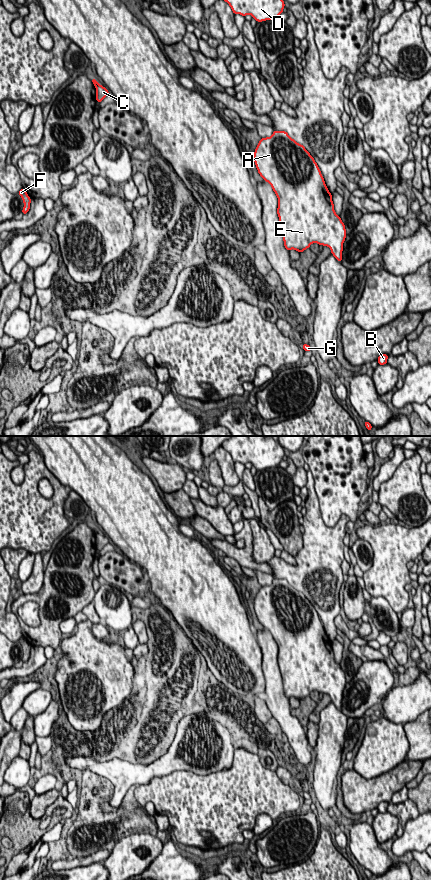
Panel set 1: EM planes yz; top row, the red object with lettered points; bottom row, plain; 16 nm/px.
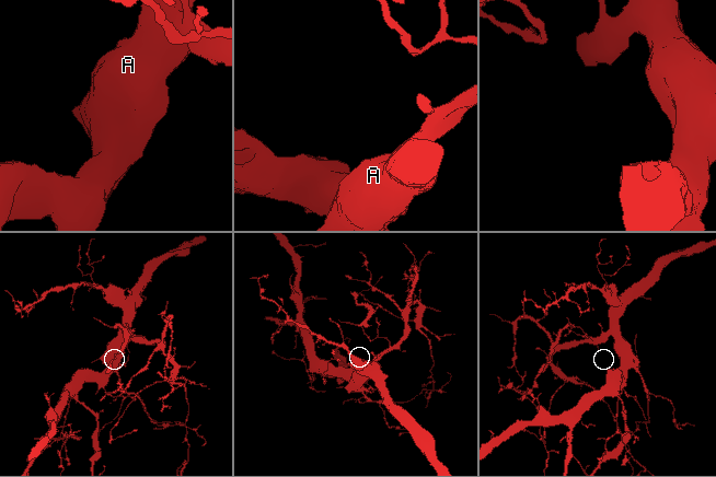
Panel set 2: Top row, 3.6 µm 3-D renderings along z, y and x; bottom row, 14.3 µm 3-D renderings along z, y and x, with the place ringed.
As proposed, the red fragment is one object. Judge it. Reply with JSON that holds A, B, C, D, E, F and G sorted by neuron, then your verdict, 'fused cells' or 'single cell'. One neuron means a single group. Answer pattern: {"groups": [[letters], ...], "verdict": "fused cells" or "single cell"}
{"groups": [["A", "B", "C", "D", "E", "G"], ["F"]], "verdict": "fused cells"}

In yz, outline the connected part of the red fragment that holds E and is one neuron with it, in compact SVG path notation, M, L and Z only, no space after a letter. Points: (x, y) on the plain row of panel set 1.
M274 579L271 585L261 586L254 600L258 621L267 629L278 646L277 662L281 672L285 696L303 700L312 691L328 694L341 710L345 673L335 661L332 642L321 619L305 595L292 587L286 579Z

